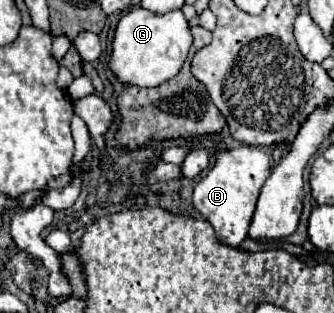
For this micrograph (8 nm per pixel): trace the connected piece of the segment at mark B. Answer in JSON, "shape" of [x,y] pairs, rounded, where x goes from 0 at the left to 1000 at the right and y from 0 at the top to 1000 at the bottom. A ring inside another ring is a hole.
{"shape":[[[620,450],[620,476],[638,482],[644,521],[632,546],[620,546],[620,559],[584,591],[578,655],[638,719],[656,770],[686,789],[716,789],[716,776],[740,757],[775,610],[811,553],[805,495],[793,495],[775,470],[751,463],[662,482],[644,470],[638,450]]]}

